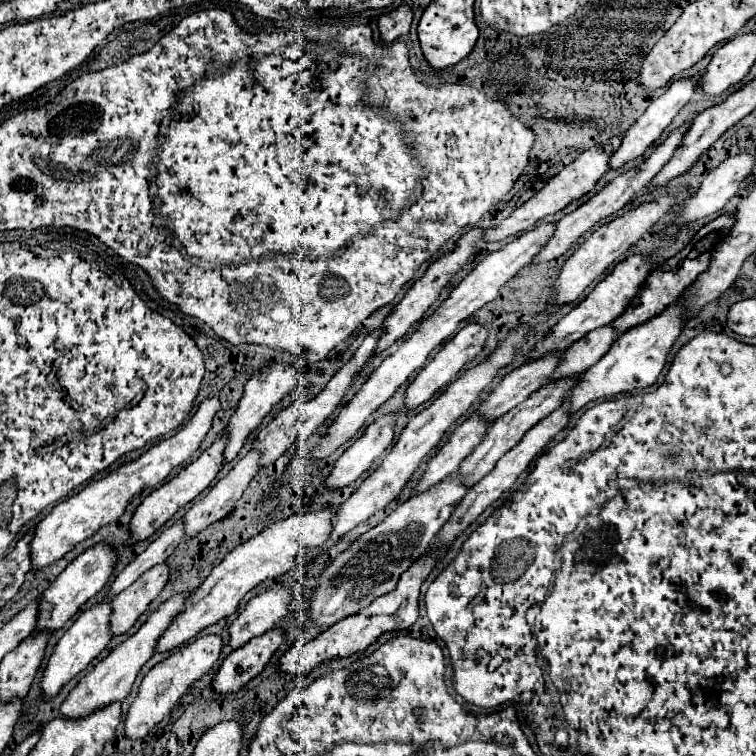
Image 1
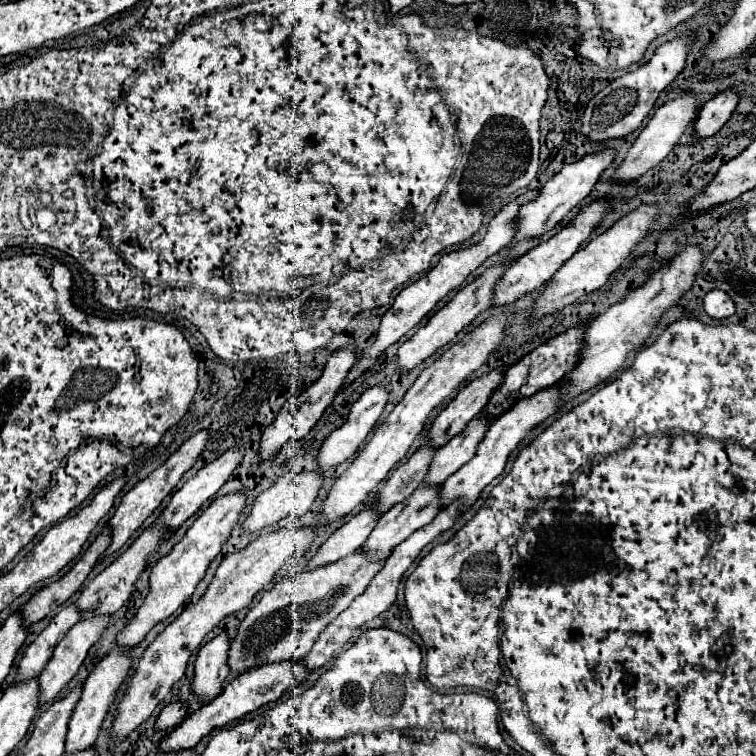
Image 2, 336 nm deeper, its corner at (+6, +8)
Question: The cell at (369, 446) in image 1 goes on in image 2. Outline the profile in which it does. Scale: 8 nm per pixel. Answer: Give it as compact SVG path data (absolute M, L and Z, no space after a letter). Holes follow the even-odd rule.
M286 473L270 489L262 491L254 499L254 503L250 507L250 513L246 515L246 519L242 523L242 529L248 531L248 533L254 533L254 531L260 531L264 527L270 527L270 525L278 523L280 519L284 519L288 515L304 515L310 509L310 505L314 503L314 499L318 497L322 481L324 481L324 477L320 473L300 473L296 477L290 477Z

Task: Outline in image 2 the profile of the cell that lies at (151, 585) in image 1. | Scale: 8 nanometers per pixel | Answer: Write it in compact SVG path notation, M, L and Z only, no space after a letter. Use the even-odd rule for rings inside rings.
M110 615L106 617L90 617L76 623L60 645L54 649L52 659L44 667L38 677L38 705L52 701L62 687L76 675L80 665L86 659L88 649L98 641L104 627L110 623Z

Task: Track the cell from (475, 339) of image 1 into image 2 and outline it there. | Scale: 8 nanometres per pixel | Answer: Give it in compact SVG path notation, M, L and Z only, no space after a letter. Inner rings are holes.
M370 387L362 393L362 397L352 405L346 423L322 441L316 457L320 471L336 467L358 451L360 443L368 437L368 433L376 425L376 419L384 411L386 401L388 391L382 387Z

